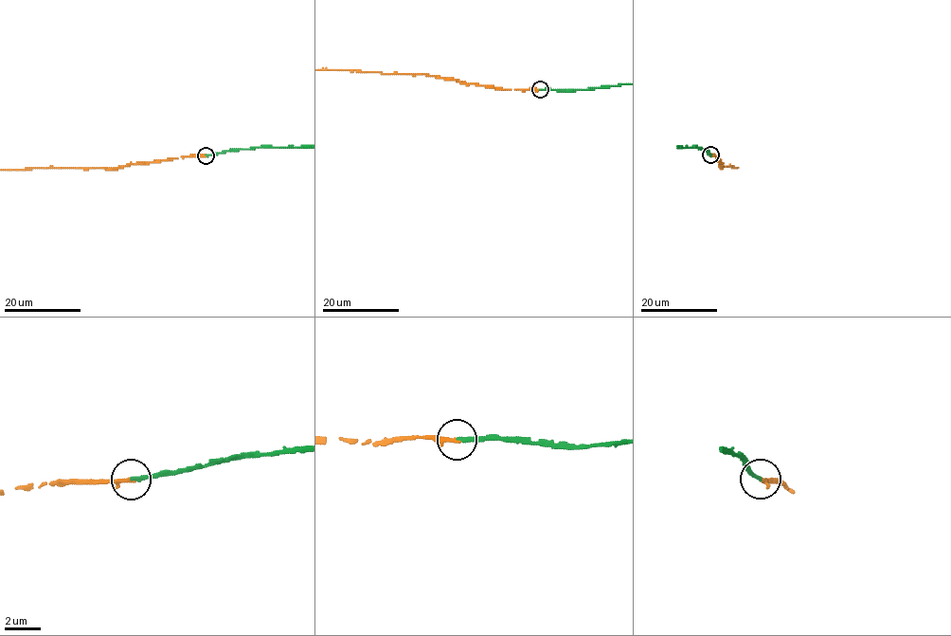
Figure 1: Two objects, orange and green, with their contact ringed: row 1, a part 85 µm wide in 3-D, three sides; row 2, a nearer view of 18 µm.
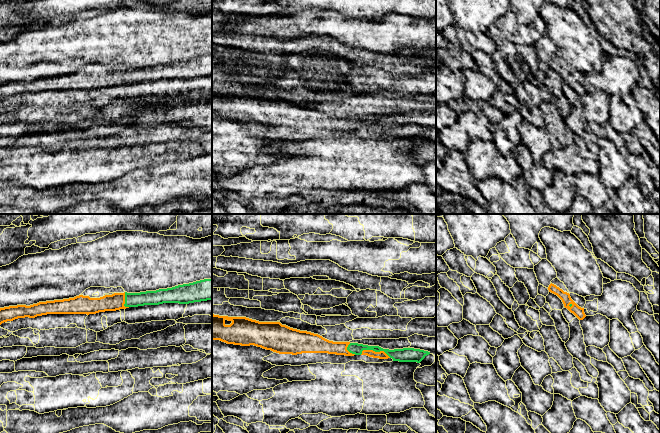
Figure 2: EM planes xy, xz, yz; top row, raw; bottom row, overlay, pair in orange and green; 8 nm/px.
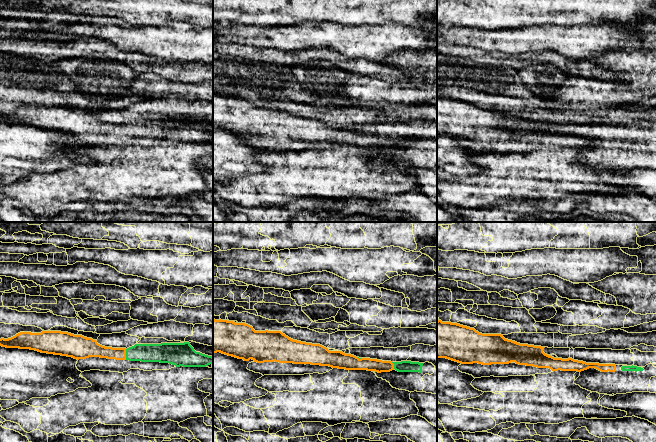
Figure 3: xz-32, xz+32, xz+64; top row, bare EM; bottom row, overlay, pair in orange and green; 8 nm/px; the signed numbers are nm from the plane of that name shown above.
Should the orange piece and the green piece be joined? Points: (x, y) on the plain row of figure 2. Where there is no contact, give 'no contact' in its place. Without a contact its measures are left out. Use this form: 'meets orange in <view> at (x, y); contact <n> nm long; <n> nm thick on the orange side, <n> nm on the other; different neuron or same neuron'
meets orange in xz at (374, 127); contact 240 nm long; 60 nm thick on the orange side, 110 nm on the other; same neuron

